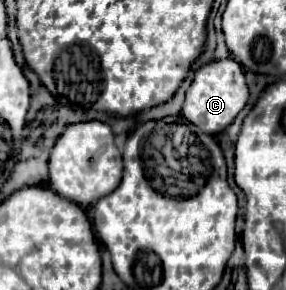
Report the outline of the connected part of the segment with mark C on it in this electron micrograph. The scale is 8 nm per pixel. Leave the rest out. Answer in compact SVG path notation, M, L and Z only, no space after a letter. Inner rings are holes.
M232 58L214 60L196 70L194 80L186 92L186 102L184 102L182 114L188 122L198 126L202 132L218 134L226 126L232 124L232 120L246 106L246 102L248 102L248 86L244 80L242 66Z

